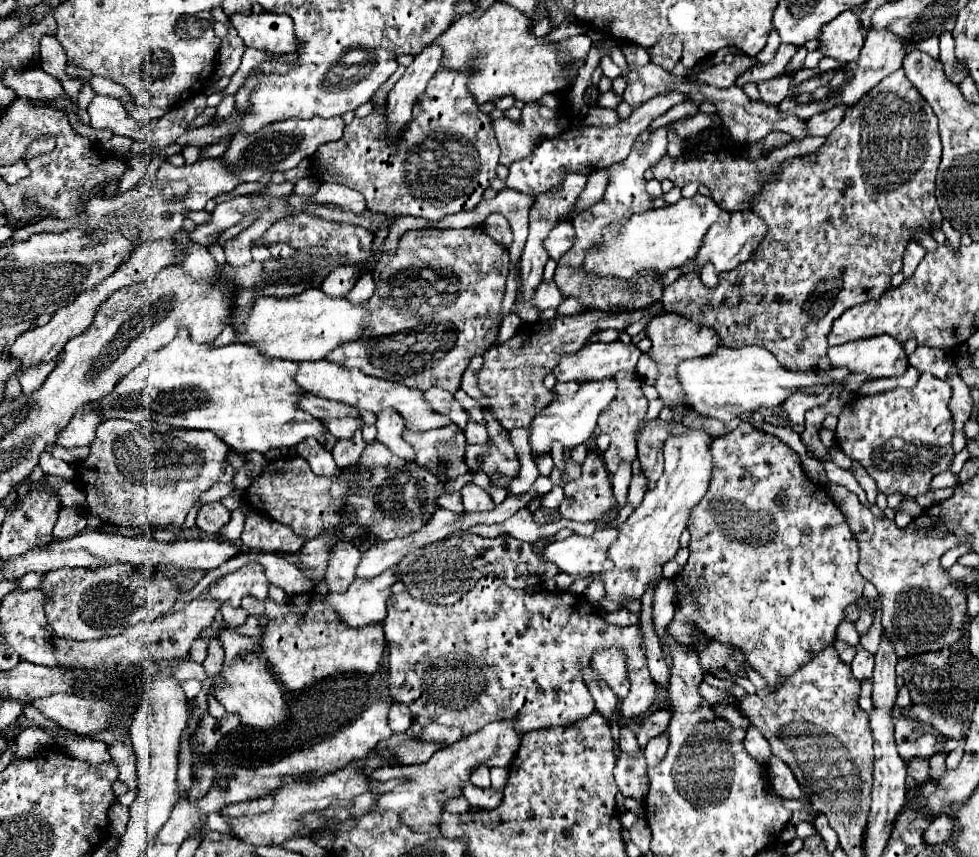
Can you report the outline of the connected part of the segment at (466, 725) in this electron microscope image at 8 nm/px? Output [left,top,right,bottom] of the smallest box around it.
[384,575,646,735]

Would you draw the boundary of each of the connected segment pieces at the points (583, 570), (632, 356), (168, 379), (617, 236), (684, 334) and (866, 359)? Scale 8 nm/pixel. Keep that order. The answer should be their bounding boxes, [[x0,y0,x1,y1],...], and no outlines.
[[542,525,618,579],[554,343,640,381],[90,331,324,453],[582,195,730,279],[646,313,718,405],[828,335,908,379]]

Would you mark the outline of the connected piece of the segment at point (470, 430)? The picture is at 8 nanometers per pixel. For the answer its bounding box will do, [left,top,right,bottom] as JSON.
[464,419,488,443]

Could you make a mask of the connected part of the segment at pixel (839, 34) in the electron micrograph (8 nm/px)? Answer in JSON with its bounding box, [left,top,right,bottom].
[820,11,864,63]

